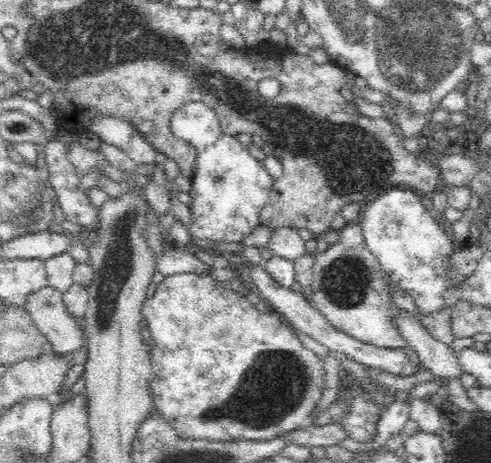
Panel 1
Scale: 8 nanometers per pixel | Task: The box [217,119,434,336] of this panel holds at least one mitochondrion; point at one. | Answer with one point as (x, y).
(346, 281)

